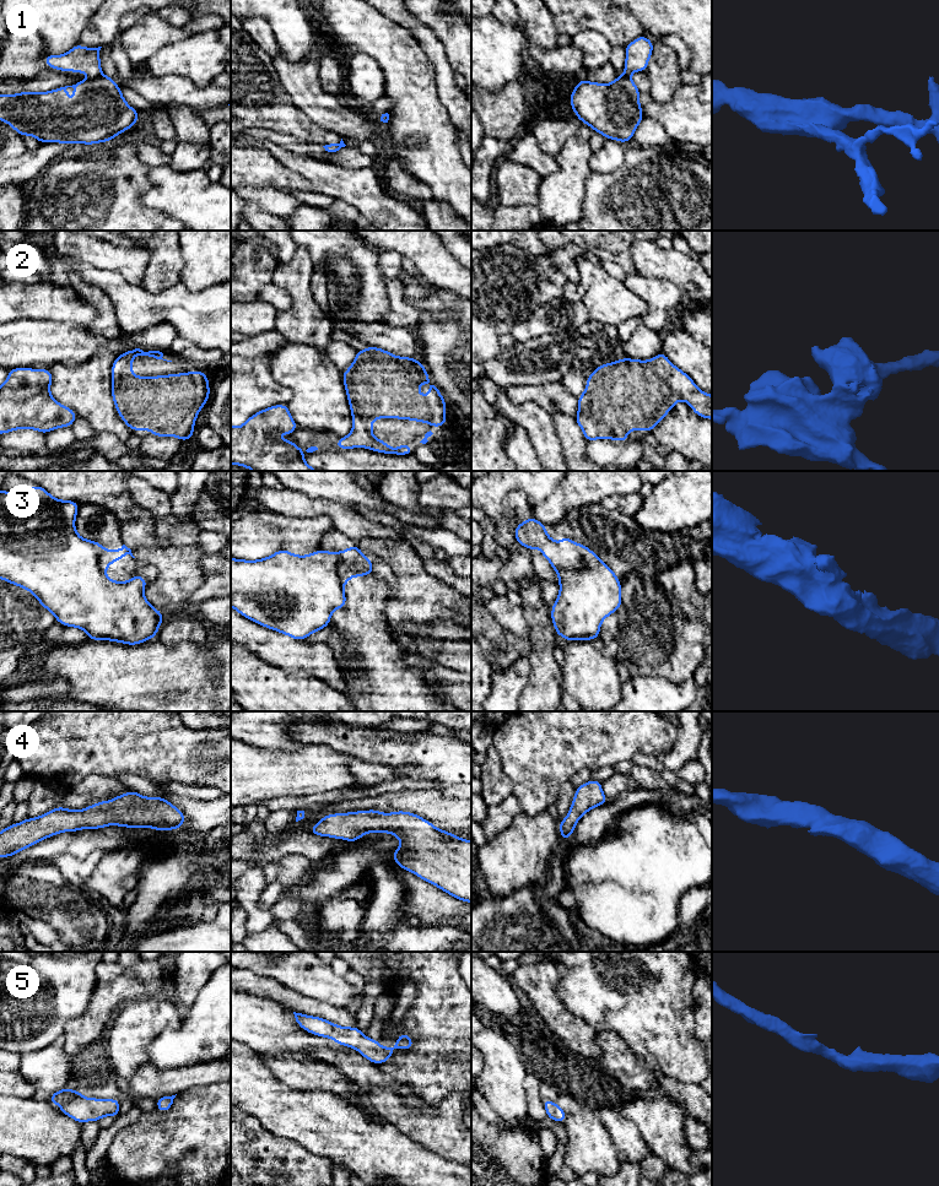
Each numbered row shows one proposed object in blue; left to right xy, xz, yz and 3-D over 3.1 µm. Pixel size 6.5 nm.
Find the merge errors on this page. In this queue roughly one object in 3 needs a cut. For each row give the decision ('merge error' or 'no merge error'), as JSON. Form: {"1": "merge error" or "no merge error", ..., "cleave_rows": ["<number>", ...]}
{"1": "merge error", "2": "no merge error", "3": "merge error", "4": "no merge error", "5": "no merge error", "cleave_rows": ["1", "3"]}

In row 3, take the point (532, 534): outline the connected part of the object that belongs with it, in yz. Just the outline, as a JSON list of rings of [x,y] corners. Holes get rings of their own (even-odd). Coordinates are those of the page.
[[[535,518],[522,521],[513,532],[517,542],[529,551],[539,548],[556,573],[560,569],[576,570],[584,567],[583,556],[573,540],[562,535],[562,542],[556,542],[546,534],[546,525]]]

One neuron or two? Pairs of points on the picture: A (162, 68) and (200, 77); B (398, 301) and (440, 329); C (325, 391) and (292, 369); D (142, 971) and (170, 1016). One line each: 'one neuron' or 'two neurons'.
A: one neuron
B: two neurons
C: one neuron
D: two neurons

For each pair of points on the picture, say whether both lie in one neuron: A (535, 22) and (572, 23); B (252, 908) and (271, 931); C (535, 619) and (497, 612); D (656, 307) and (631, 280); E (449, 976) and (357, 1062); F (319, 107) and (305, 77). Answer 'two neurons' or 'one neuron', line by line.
A: two neurons
B: two neurons
C: two neurons
D: one neuron
E: two neurons
F: one neuron

